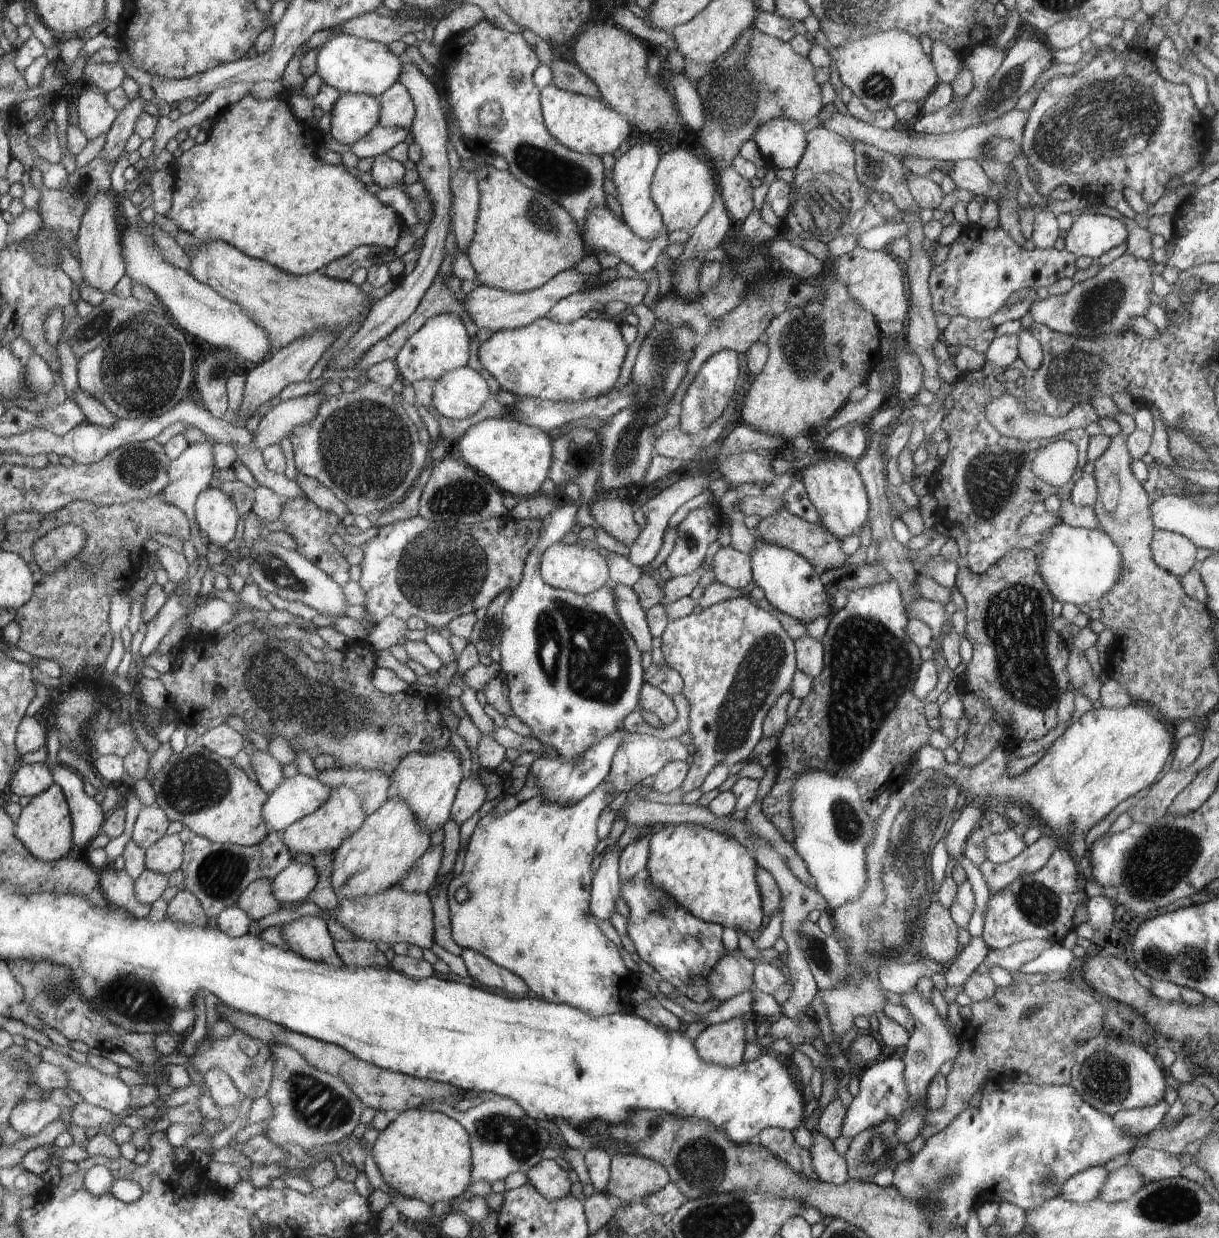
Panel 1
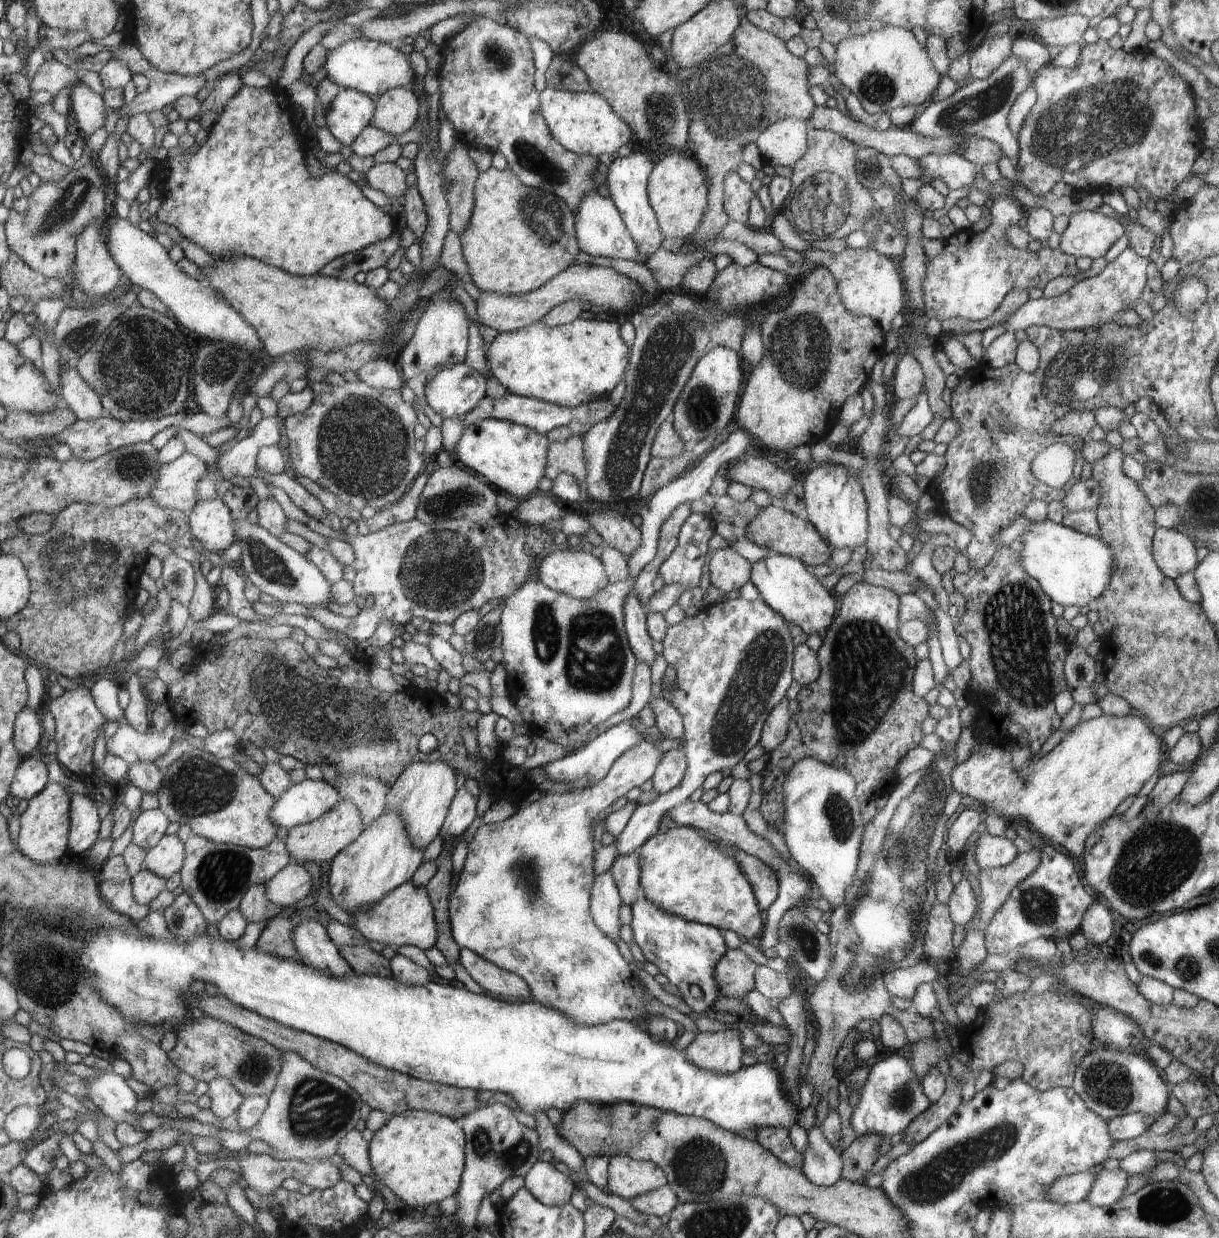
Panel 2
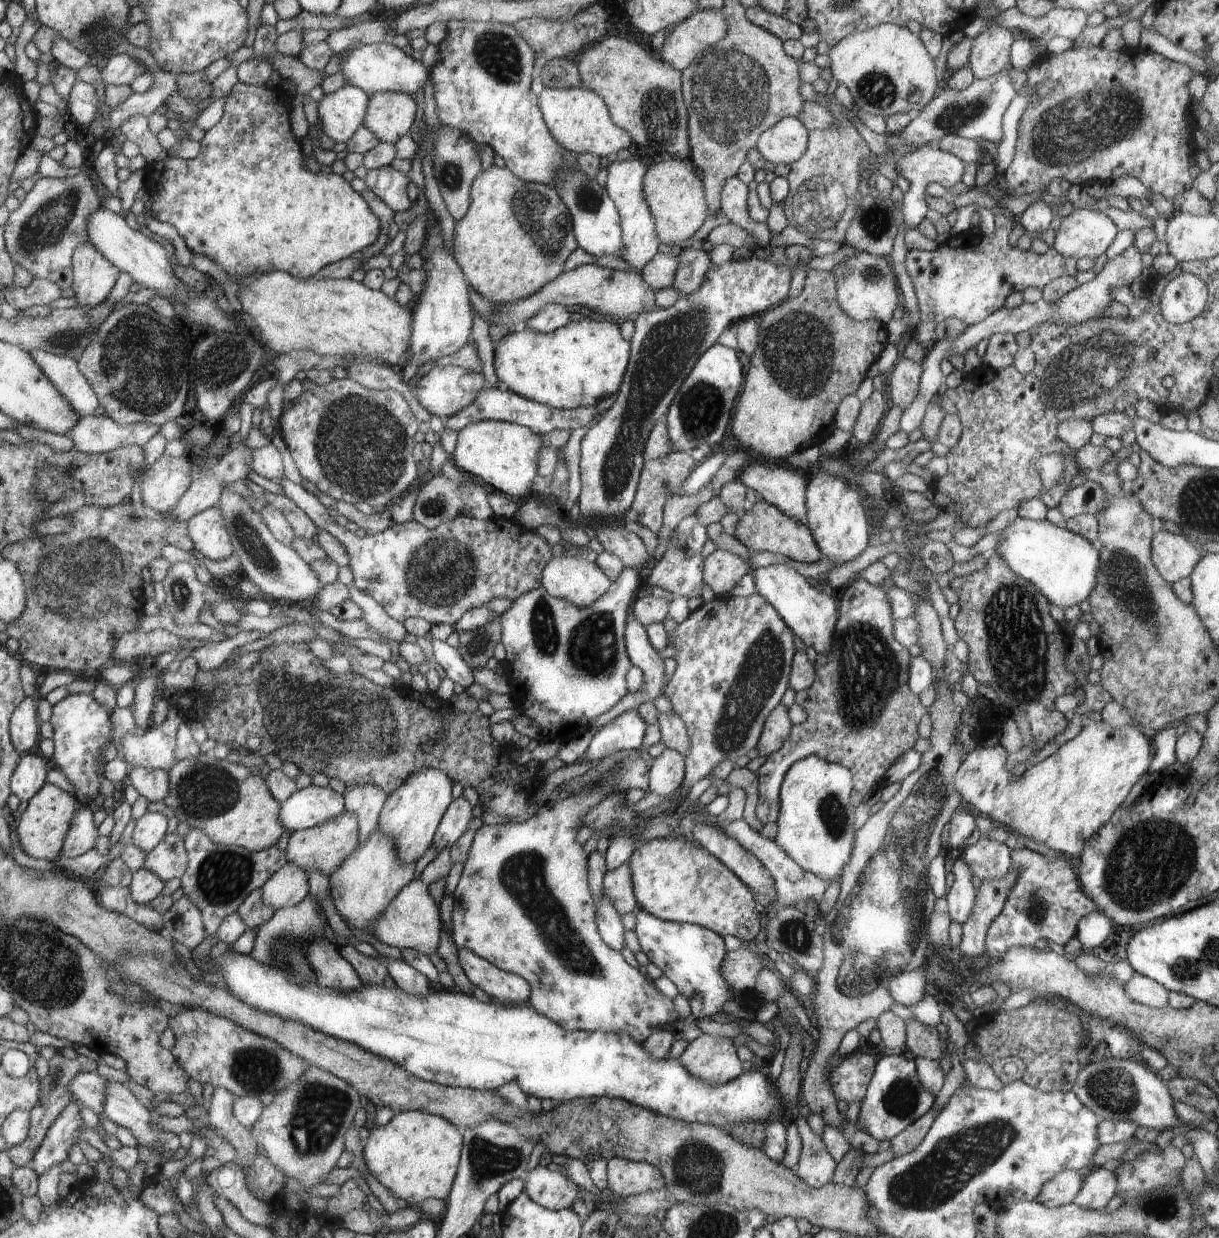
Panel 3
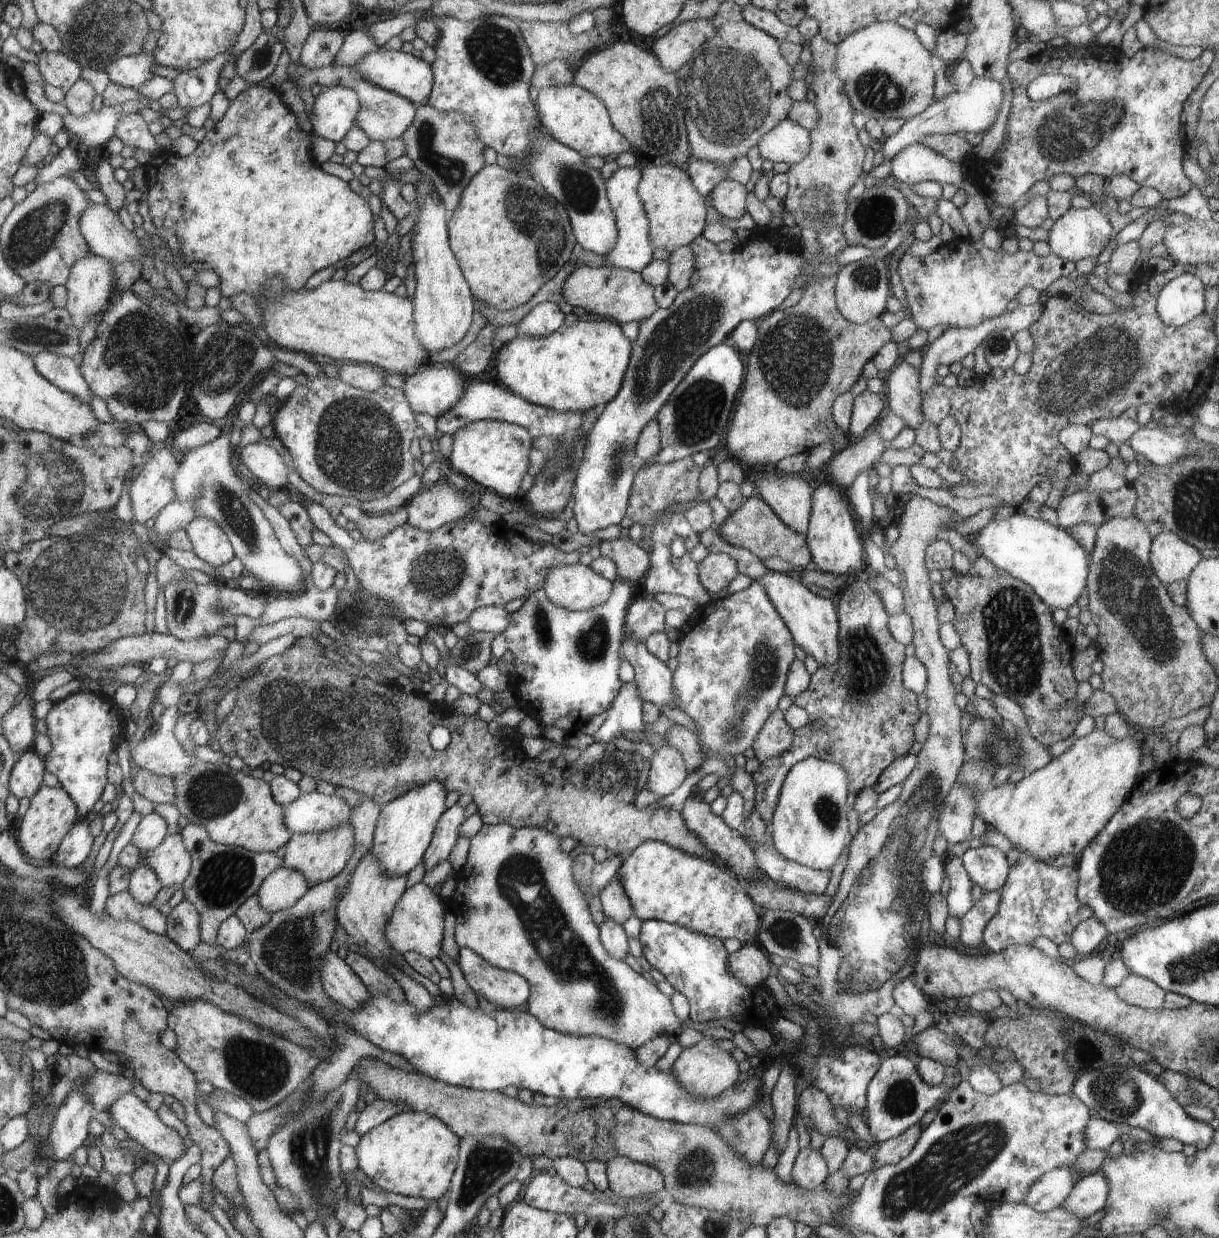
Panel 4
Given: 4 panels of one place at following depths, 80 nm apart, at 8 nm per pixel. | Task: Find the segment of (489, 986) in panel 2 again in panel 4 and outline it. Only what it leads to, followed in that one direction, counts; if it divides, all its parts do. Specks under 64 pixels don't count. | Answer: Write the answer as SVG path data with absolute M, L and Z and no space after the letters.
M470 947L459 948L457 965L473 993L496 1008L518 1008L532 996L532 984L522 975L495 967Z

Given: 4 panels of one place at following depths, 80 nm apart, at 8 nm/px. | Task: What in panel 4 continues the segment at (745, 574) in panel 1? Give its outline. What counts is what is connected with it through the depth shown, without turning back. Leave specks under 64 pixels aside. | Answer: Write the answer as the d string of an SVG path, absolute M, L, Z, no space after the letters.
M710 553L698 563L702 586L710 595L728 587L732 579L739 573L737 562L726 553Z

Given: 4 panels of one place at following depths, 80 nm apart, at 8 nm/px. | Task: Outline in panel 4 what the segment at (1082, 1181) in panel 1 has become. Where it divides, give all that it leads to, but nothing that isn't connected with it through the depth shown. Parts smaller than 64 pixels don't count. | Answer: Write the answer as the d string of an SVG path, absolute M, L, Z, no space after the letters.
M1068 1167L1052 1169L1030 1185L1023 1203L1038 1212L1054 1210L1064 1202L1075 1182Z

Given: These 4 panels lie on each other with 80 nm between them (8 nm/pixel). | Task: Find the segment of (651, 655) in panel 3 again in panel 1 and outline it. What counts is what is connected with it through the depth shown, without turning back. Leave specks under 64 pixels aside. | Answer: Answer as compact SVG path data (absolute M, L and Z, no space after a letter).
M611 583L614 587L614 594L617 600L617 610L620 612L622 623L628 628L630 635L641 648L641 653L651 652L653 649L650 630L647 624L648 613L645 612L640 604L640 600L632 587L624 584Z

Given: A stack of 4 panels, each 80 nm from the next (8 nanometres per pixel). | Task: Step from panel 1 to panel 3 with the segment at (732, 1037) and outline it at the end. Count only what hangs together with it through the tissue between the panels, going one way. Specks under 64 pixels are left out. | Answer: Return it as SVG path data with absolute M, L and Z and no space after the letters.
M704 1033L689 1042L678 1060L691 1075L710 1084L730 1082L743 1073L736 1048L726 1037Z

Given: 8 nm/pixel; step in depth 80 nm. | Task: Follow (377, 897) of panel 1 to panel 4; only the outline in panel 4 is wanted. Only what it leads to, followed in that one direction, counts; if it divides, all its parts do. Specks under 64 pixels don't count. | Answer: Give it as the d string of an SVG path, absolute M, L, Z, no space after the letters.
M423 880L406 889L387 925L387 941L393 950L401 955L418 953L428 960L440 957L446 907L444 901L434 892L433 887L428 886Z

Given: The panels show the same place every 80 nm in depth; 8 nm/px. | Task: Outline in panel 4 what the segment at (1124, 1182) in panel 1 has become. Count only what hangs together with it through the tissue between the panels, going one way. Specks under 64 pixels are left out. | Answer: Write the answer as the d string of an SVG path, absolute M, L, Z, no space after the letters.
M1087 1173L1076 1180L1060 1208L1071 1212L1082 1221L1105 1208L1109 1192L1110 1185L1102 1173Z

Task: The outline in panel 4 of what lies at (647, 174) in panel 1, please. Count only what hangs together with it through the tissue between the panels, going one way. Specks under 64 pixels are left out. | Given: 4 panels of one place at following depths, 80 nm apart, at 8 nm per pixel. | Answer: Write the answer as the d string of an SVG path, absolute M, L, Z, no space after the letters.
M636 166L632 168L619 168L605 181L608 200L616 219L617 241L608 254L602 255L608 266L617 269L626 269L635 273L642 272L653 261L655 248L649 239L649 217L645 206L637 193L637 186L641 182L641 170Z

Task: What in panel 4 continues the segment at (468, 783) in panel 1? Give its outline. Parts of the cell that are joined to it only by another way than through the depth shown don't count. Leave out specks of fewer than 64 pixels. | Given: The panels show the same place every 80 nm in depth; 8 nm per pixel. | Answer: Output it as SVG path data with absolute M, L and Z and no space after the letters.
M457 803L444 812L444 816L437 822L437 828L434 829L433 840L425 852L423 861L425 874L448 859L459 838L460 827L467 822L465 808Z

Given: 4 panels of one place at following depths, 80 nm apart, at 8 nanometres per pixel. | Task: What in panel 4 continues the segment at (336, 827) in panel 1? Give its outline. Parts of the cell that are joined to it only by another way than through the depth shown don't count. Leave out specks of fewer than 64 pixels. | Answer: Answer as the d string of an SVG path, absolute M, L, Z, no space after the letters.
M338 827L325 833L293 833L293 838L285 845L286 853L282 862L286 867L300 871L308 880L309 886L320 884L337 876L356 852L354 831L348 827Z

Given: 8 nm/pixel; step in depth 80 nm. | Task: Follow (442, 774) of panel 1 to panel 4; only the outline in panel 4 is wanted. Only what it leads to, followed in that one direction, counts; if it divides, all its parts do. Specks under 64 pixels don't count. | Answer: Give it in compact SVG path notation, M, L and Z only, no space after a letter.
M430 781L381 806L373 834L371 855L386 875L402 877L422 864L426 849L433 840L437 822L444 816L447 793L438 781Z

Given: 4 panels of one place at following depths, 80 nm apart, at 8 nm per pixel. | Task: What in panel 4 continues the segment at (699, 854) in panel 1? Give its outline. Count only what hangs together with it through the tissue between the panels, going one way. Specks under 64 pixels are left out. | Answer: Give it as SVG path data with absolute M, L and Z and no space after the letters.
M648 841L637 846L630 856L623 858L617 877L620 886L630 899L634 915L638 916L642 922L650 919L664 921L722 941L738 939L743 944L756 936L756 930L761 924L756 914L755 902L749 897L747 890L744 890L744 884L738 880L730 868L686 854L660 841Z

